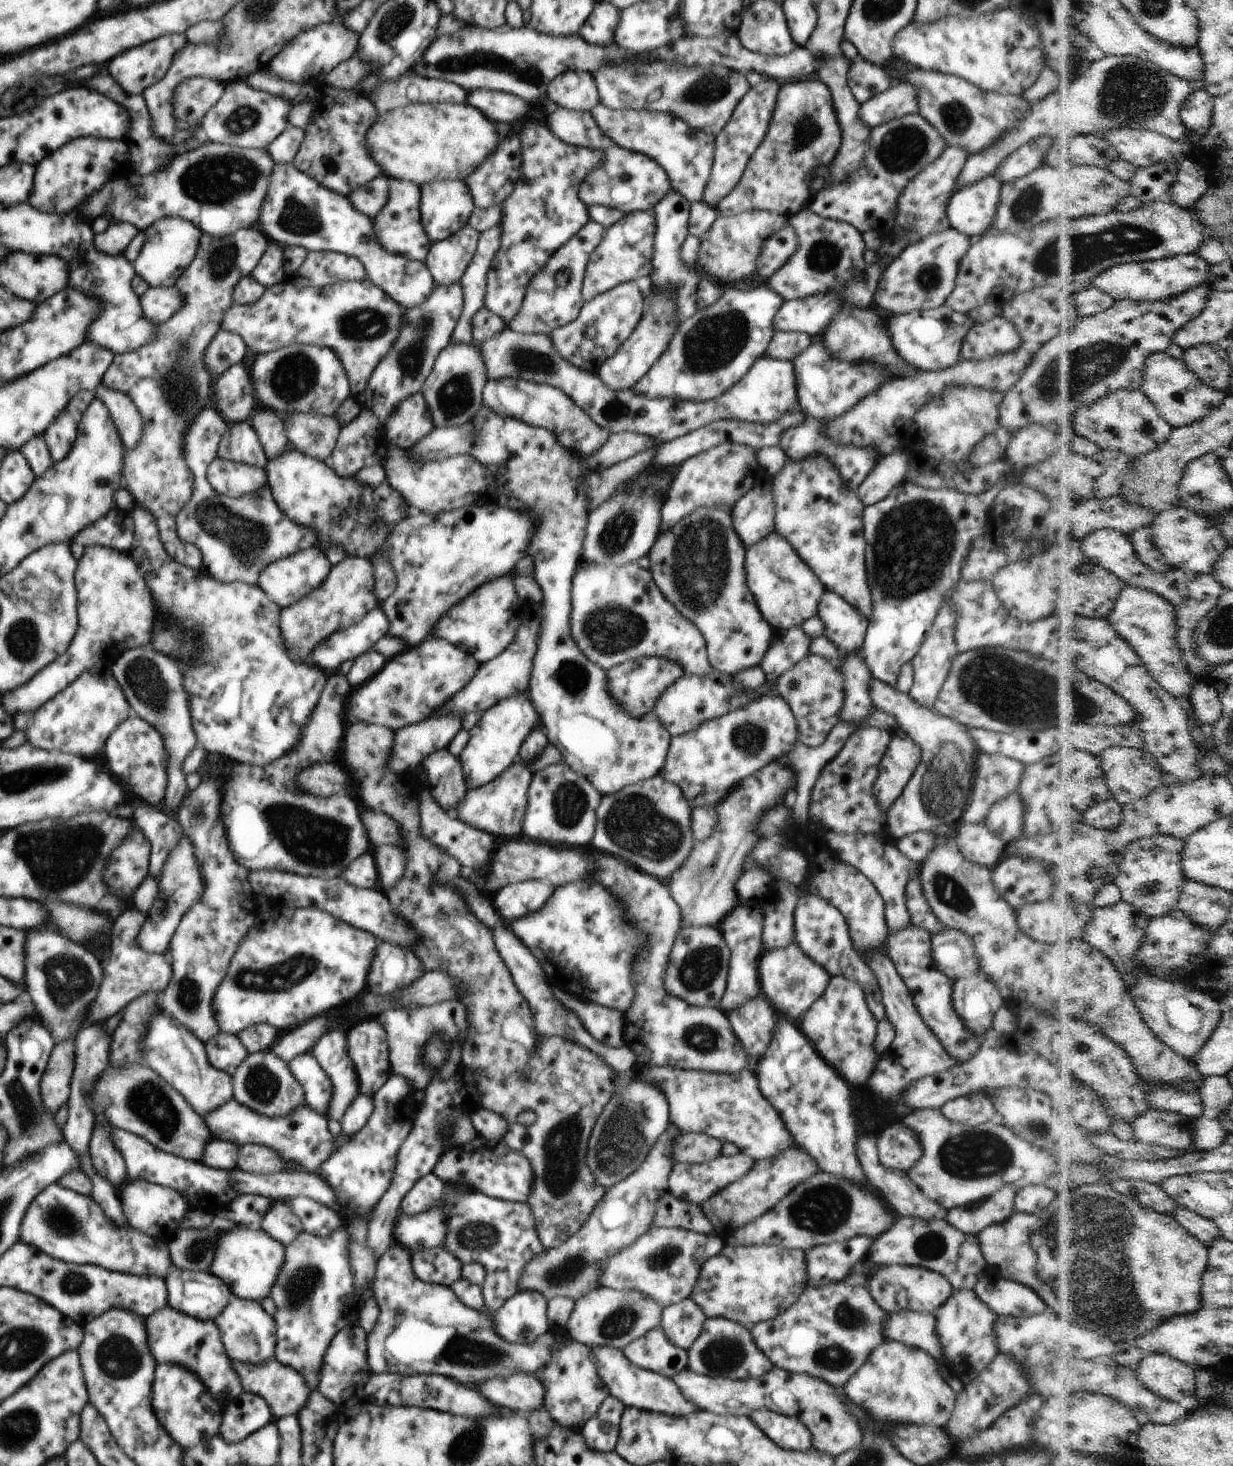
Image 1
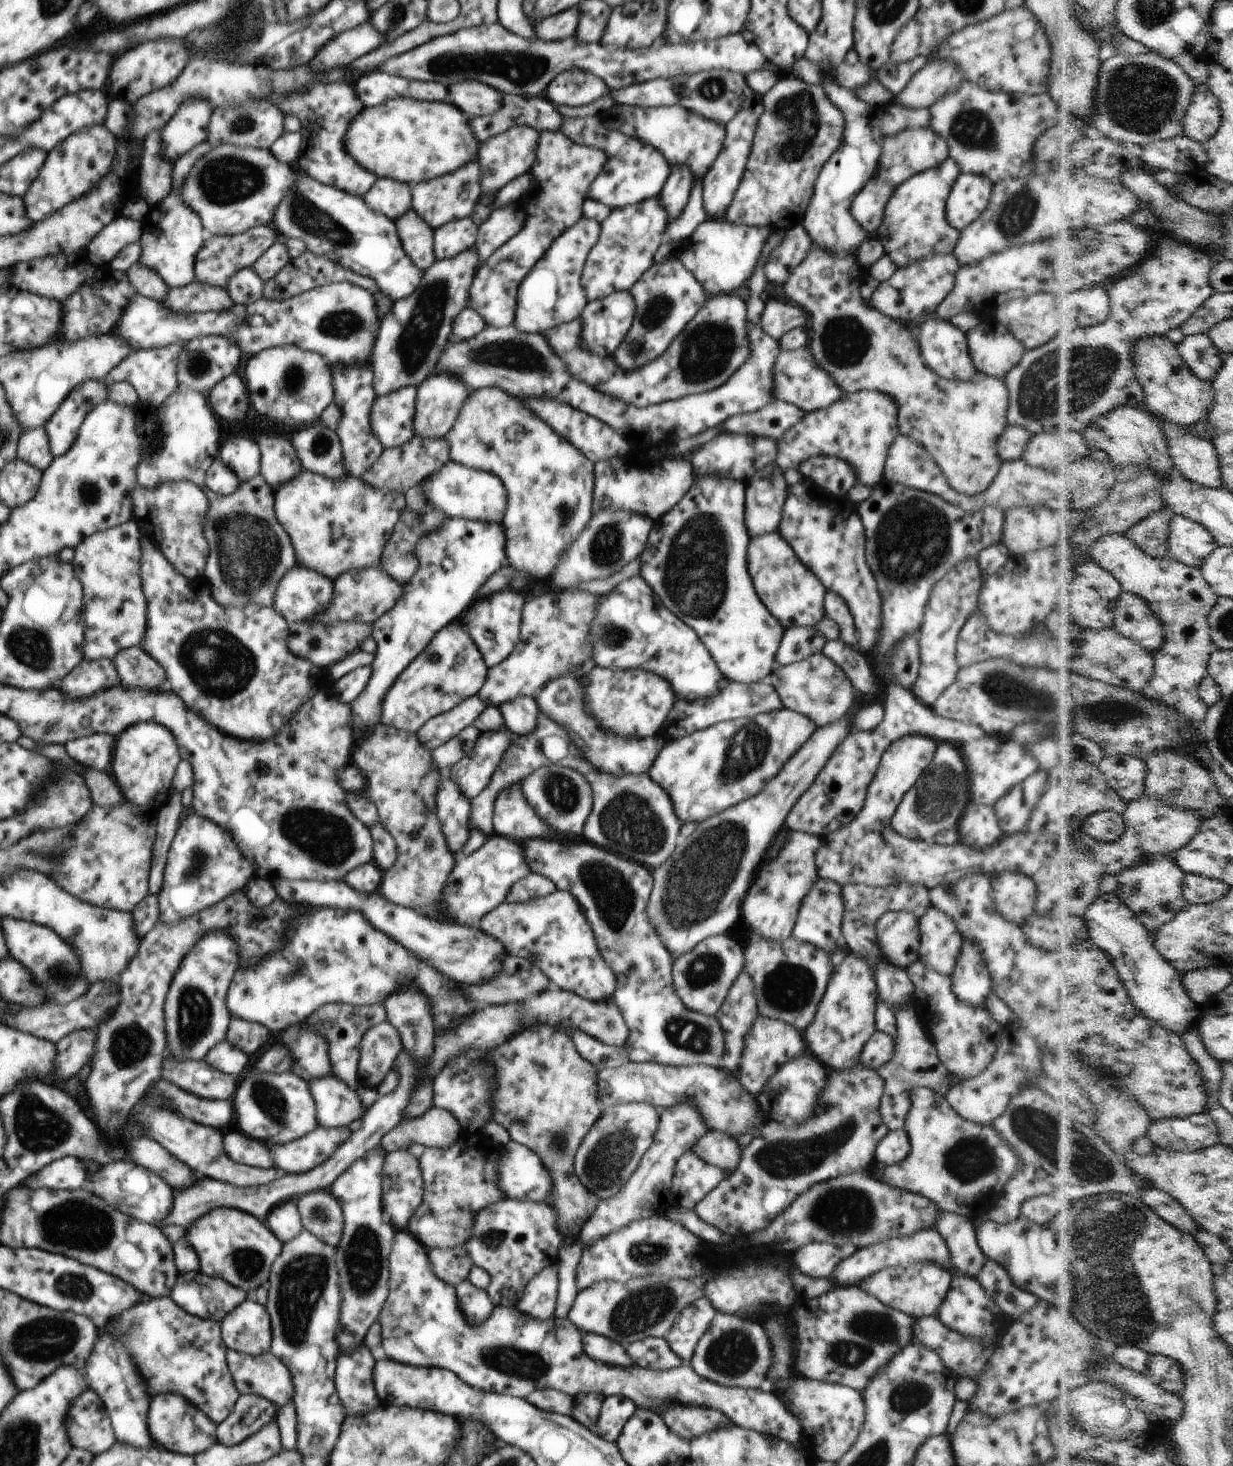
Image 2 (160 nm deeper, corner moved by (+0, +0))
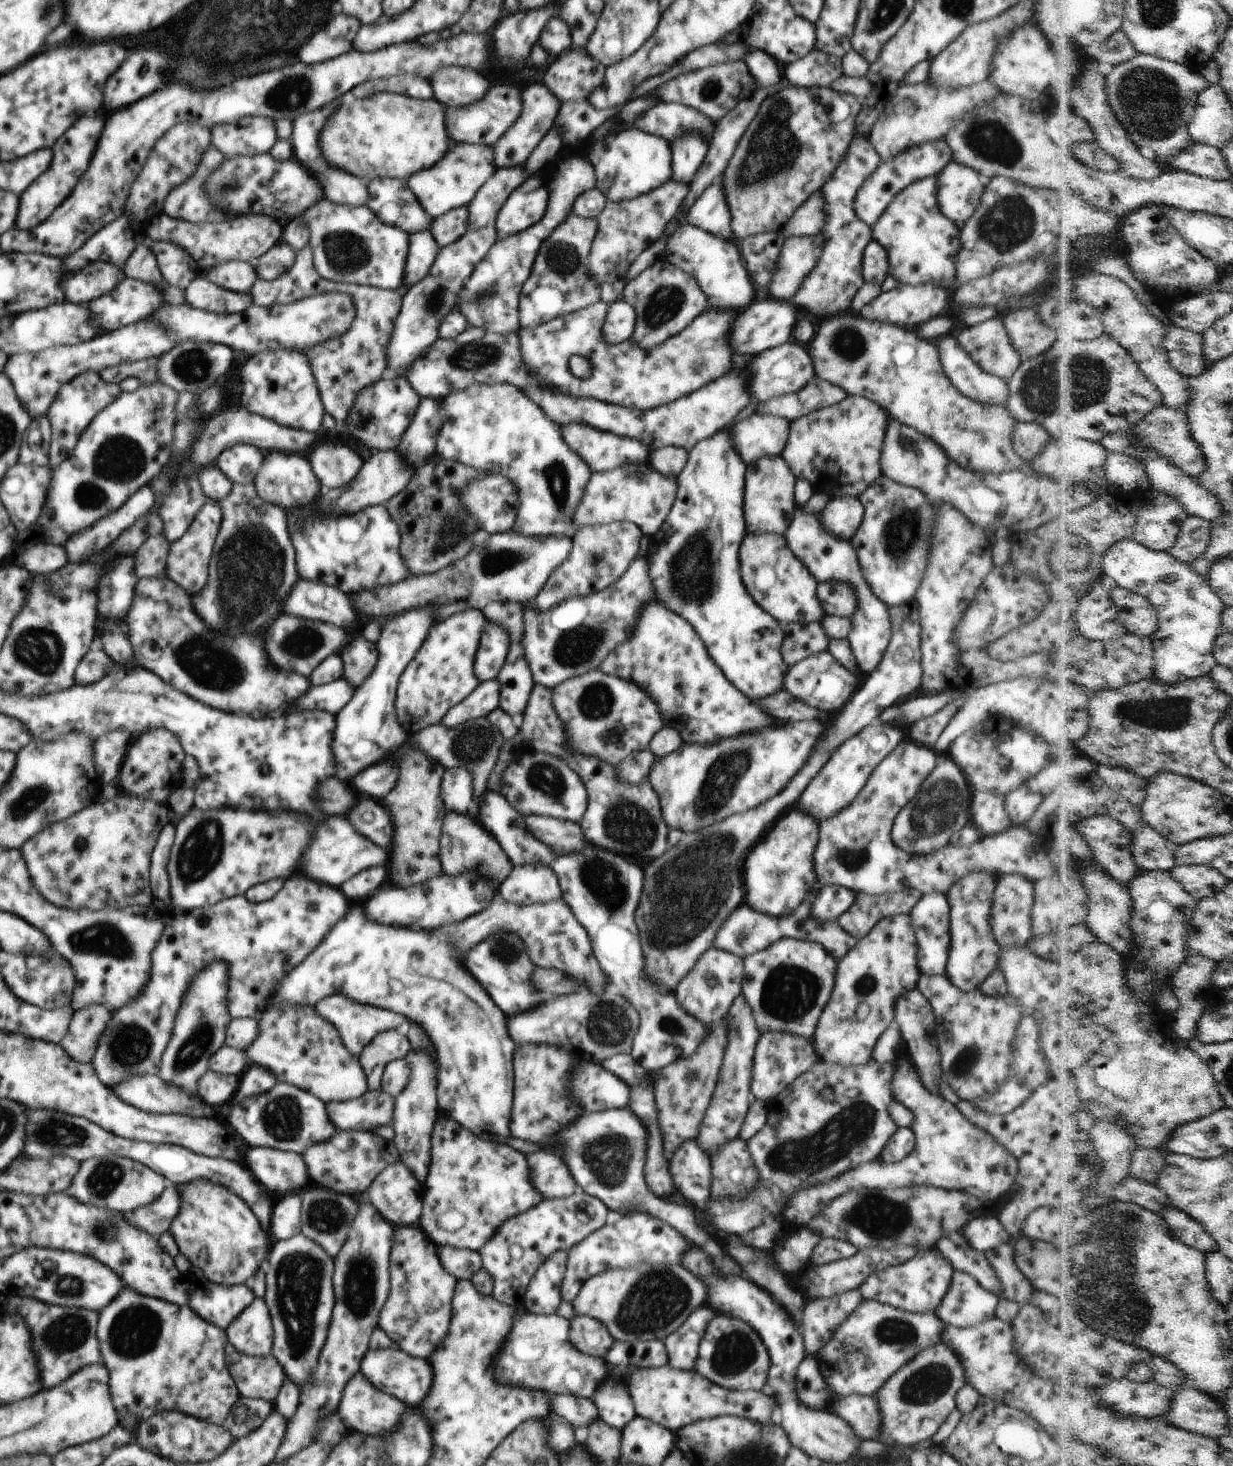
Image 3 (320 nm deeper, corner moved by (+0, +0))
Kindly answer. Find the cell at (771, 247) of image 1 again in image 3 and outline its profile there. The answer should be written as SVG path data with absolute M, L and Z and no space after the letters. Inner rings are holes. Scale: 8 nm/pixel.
M820 235L791 236L785 239L770 282L770 294L776 300L790 300L811 270L817 265L824 240Z

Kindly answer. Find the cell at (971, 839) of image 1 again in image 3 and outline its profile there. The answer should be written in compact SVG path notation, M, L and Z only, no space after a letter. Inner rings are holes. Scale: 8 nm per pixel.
M994 791L972 792L969 810L972 822L984 836L1006 832L1006 829L1012 825L1003 794Z

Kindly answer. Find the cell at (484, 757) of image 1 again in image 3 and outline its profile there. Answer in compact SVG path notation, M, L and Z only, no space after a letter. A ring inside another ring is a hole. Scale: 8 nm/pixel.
M446 769L441 778L440 796L446 811L466 814L476 800L472 775L466 769Z

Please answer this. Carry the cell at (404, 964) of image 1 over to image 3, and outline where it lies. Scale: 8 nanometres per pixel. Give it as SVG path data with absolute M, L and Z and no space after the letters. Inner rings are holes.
M414 1049L405 1056L411 1066L406 1088L395 1098L392 1128L395 1130L394 1144L399 1152L399 1160L424 1184L431 1165L431 1134L434 1123L440 1116L436 1106L436 1068L428 1054Z

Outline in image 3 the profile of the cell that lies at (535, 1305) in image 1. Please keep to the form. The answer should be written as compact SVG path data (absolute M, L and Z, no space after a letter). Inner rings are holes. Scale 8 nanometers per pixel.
M557 1250L538 1267L528 1283L523 1304L528 1313L554 1315L562 1302L560 1287L567 1267L567 1251Z

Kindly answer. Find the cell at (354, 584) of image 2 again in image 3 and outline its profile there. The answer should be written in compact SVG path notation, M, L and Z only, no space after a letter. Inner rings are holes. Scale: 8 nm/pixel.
M514 529L498 534L478 535L477 544L464 560L458 559L446 568L430 574L412 575L392 586L372 591L362 590L349 597L359 615L366 614L371 620L412 609L456 605L456 602L466 602L470 609L478 610L494 600L530 603L545 587L548 577L568 558L572 547L572 535L524 535Z

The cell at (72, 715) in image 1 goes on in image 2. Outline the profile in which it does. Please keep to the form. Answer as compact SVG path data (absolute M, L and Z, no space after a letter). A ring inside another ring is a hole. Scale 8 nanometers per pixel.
M109 658L100 660L82 660L78 670L72 670L57 686L68 697L85 699L97 690L114 686L118 682L118 672L114 662Z

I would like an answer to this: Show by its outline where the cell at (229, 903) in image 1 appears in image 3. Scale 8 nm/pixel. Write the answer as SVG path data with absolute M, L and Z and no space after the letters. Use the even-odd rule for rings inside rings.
M224 961L211 962L202 974L198 974L178 1010L169 1045L161 1056L157 1075L168 1085L194 1097L199 1096L198 1081L209 1070L210 1057L225 1044L226 1029L232 1020L226 1008L226 978L228 966Z

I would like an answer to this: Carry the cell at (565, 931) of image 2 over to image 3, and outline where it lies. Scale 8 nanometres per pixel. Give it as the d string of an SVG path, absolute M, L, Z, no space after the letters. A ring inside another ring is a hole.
M496 894L493 898L493 901L486 907L484 910L469 916L462 920L462 922L453 922L448 924L448 926L442 926L438 930L408 930L408 928L400 927L391 927L381 924L374 924L370 922L364 914L362 914L362 908L356 906L352 908L340 922L338 926L334 926L334 930L330 931L330 934L322 940L322 944L304 960L300 963L300 966L296 966L288 976L285 976L281 983L279 984L278 994L270 1000L274 1004L282 1004L284 1006L288 1004L300 1004L300 1005L315 1005L317 1002L320 1002L323 998L327 996L342 993L346 996L349 996L353 1001L372 1005L375 1007L380 1007L383 1009L388 1009L394 1012L400 1012L404 1016L408 1016L410 1020L418 1022L428 1034L430 1034L430 1040L432 1044L436 1046L436 1056L438 1056L438 1104L441 1114L453 1118L459 1125L468 1128L470 1132L473 1132L475 1135L478 1134L478 1138L488 1141L490 1143L504 1144L508 1138L510 1138L510 1110L512 1110L512 1056L514 1056L514 1048L516 1044L510 1040L510 1034L508 1034L508 1028L506 1028L506 1016L502 1014L502 1010L492 1002L492 998L488 996L486 990L482 990L480 982L464 968L464 958L466 954L476 946L480 944L482 940L486 940L489 936L492 936L496 933L514 933L517 934L526 945L527 951L529 952L530 958L534 958L534 964L537 967L543 969L556 969L562 970L564 974L574 974L574 978L582 978L586 980L586 990L591 993L601 993L606 988L606 974L599 966L599 962L595 957L592 943L586 929L580 924L580 921L574 916L573 910L568 906L568 903L563 899L559 901L548 901L547 903L534 903L531 905L516 905L514 903L509 903L504 900L500 894Z

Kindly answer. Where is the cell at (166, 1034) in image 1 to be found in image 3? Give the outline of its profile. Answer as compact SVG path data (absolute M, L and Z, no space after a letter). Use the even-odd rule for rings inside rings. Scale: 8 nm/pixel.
M208 1070L198 1081L199 1098L212 1108L224 1102L229 1103L237 1091L239 1079L240 1077L236 1075L225 1075Z

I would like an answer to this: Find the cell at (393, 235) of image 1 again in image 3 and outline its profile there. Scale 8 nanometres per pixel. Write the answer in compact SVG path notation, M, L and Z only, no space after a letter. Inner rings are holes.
M420 231L409 235L409 251L405 264L402 292L418 284L434 264L440 246L430 231Z

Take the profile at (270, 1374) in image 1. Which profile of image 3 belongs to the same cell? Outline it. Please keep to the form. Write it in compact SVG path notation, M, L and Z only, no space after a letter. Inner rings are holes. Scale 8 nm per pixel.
M230 1342L225 1346L226 1366L237 1384L242 1397L254 1397L274 1403L278 1396L285 1372L276 1357L253 1357L238 1352Z

